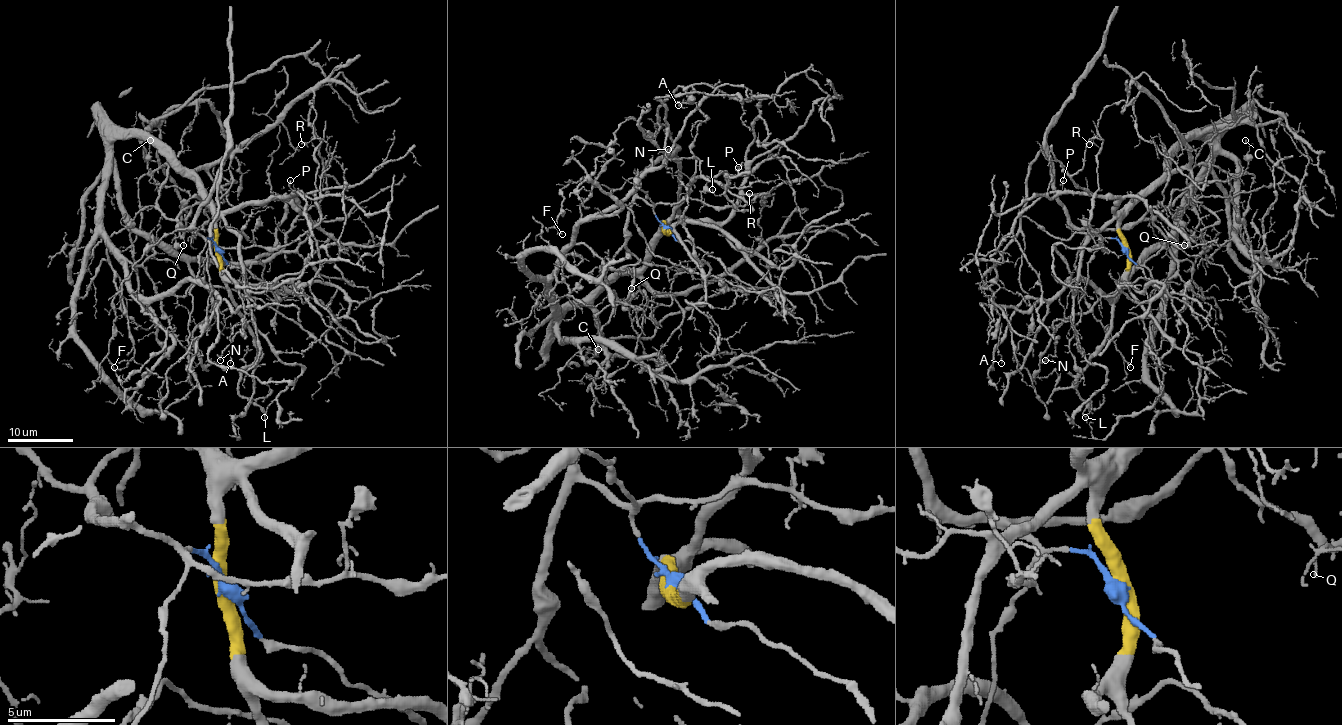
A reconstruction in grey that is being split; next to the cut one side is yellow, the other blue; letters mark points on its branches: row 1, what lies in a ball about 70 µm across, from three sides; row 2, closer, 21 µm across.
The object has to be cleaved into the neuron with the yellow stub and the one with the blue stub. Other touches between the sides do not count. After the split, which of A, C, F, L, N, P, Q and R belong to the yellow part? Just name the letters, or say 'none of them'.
L, N, P, R

